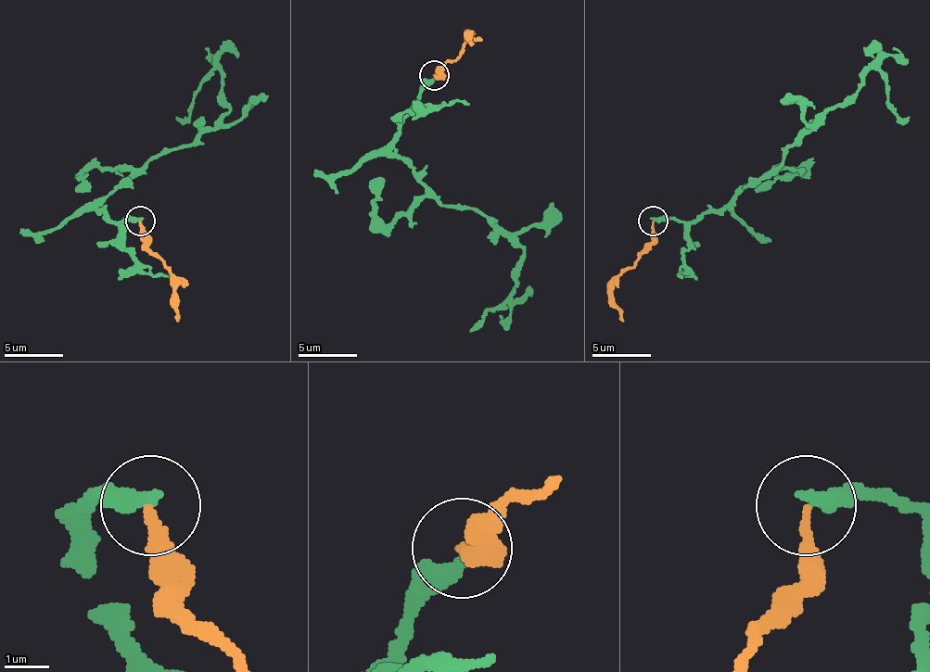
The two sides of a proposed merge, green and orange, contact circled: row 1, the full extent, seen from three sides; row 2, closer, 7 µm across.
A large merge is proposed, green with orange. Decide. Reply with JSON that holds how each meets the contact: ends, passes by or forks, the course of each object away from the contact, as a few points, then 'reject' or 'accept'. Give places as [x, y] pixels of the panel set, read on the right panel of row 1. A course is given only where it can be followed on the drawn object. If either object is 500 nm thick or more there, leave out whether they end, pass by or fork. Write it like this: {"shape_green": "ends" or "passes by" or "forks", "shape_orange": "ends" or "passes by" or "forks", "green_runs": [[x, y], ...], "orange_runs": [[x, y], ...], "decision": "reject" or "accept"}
{"shape_green": "ends", "shape_orange": "ends", "green_runs": [[652, 219], [693, 221], [725, 207], [876, 69], [891, 107], [902, 119], [909, 115]], "orange_runs": [[652, 221], [652, 242], [614, 286], [614, 307], [622, 322]], "decision": "reject"}

